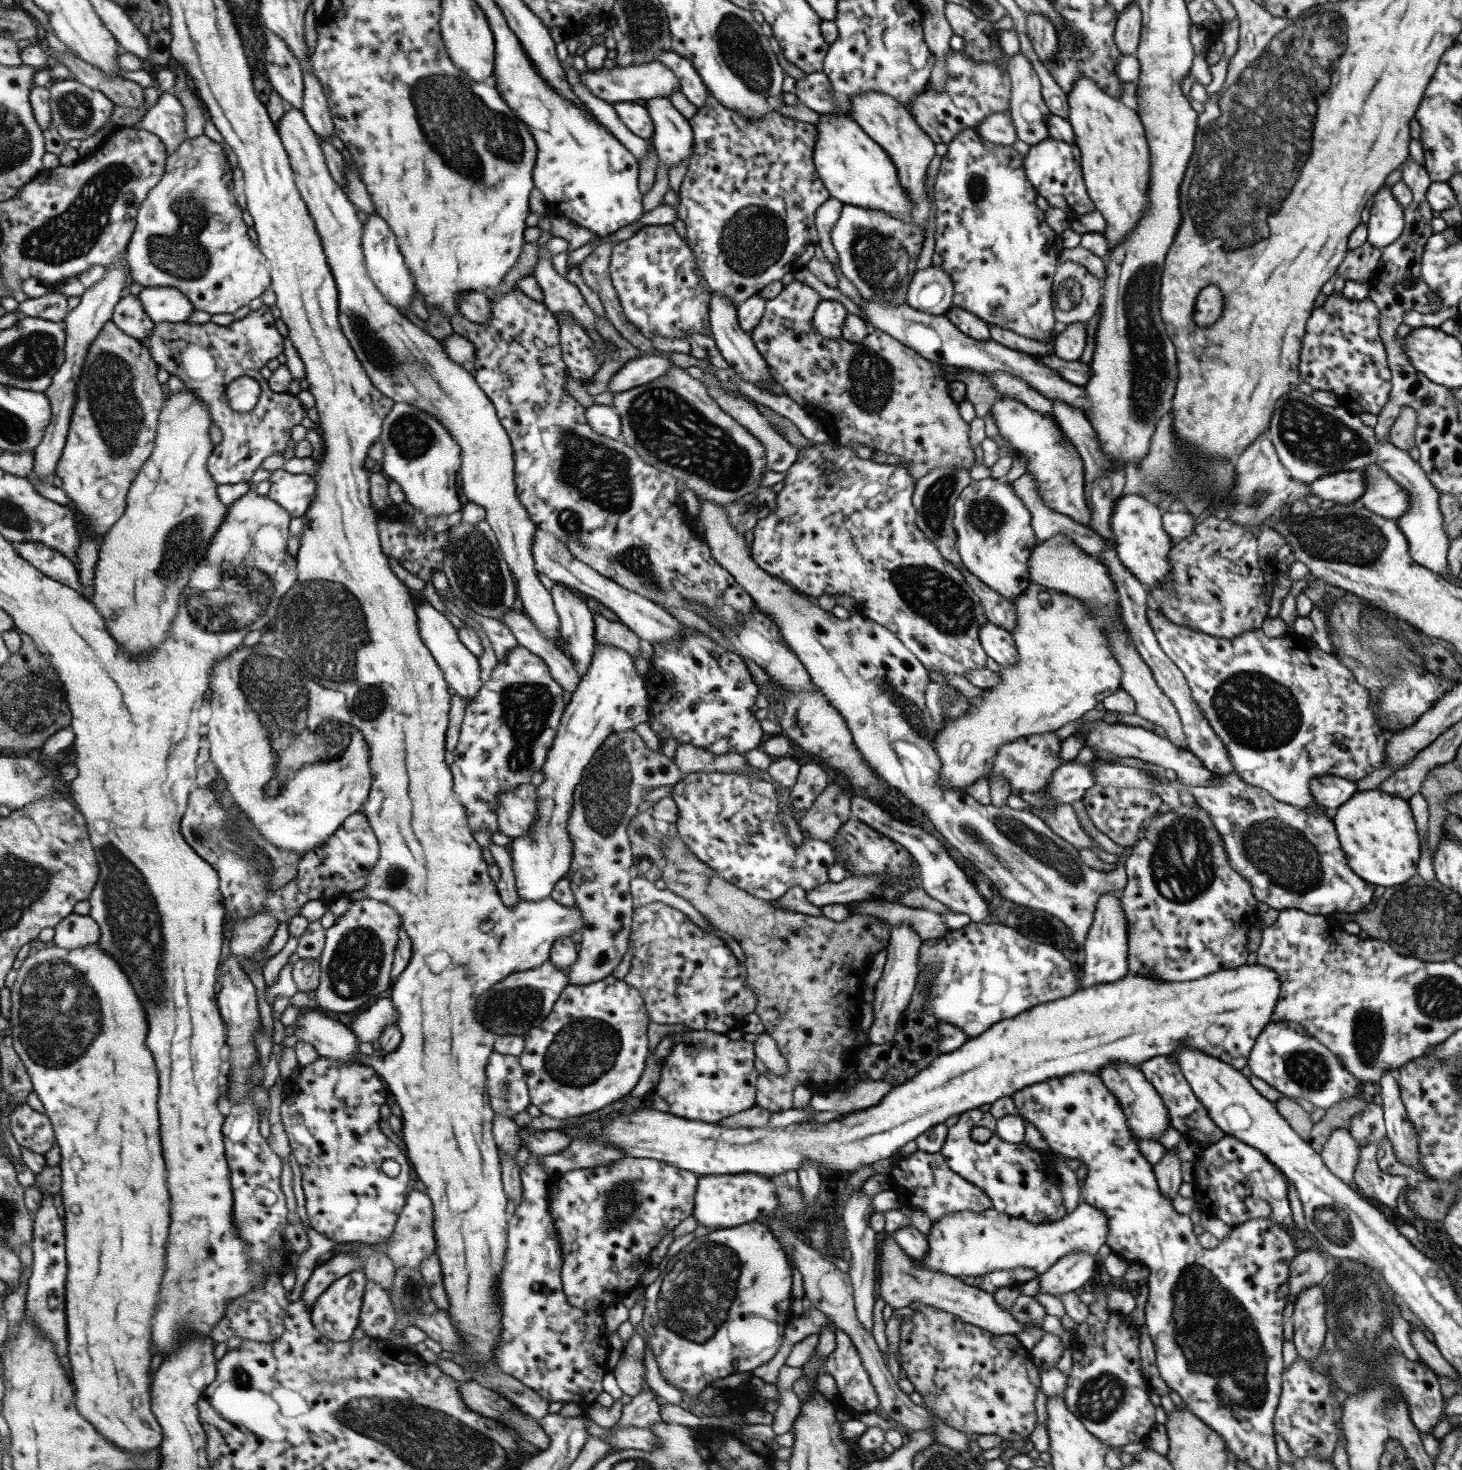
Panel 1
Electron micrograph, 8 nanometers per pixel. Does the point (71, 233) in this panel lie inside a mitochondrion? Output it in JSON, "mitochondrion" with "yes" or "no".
{"mitochondrion":"yes"}

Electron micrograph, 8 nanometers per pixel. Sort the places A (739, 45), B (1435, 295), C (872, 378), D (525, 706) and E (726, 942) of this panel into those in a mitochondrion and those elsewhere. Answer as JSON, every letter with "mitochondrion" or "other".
{"A":"mitochondrion","B":"other","C":"mitochondrion","D":"mitochondrion","E":"other"}

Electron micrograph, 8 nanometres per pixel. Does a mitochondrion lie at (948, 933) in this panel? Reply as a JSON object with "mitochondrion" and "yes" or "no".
{"mitochondrion":"no"}

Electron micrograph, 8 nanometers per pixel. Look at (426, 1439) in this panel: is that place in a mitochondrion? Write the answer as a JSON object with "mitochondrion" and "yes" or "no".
{"mitochondrion":"yes"}

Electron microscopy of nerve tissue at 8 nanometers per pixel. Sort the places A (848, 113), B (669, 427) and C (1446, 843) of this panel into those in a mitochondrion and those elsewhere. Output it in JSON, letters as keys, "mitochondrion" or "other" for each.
{"A":"other","B":"mitochondrion","C":"other"}

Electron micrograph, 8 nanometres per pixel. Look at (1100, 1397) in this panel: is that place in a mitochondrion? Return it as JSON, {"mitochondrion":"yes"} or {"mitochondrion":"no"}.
{"mitochondrion":"yes"}

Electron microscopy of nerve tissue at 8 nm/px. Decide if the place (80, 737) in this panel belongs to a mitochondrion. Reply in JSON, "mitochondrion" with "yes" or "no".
{"mitochondrion":"no"}

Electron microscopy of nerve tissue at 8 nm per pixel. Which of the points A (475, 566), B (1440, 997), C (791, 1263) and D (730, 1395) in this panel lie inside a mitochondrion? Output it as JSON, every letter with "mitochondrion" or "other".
{"A":"mitochondrion","B":"mitochondrion","C":"other","D":"other"}

